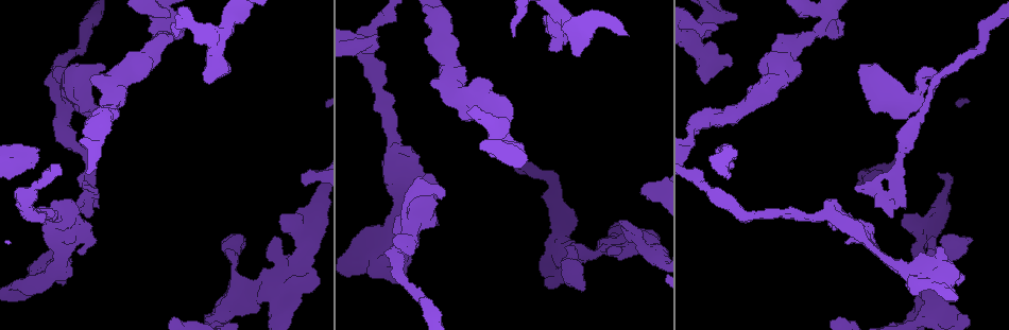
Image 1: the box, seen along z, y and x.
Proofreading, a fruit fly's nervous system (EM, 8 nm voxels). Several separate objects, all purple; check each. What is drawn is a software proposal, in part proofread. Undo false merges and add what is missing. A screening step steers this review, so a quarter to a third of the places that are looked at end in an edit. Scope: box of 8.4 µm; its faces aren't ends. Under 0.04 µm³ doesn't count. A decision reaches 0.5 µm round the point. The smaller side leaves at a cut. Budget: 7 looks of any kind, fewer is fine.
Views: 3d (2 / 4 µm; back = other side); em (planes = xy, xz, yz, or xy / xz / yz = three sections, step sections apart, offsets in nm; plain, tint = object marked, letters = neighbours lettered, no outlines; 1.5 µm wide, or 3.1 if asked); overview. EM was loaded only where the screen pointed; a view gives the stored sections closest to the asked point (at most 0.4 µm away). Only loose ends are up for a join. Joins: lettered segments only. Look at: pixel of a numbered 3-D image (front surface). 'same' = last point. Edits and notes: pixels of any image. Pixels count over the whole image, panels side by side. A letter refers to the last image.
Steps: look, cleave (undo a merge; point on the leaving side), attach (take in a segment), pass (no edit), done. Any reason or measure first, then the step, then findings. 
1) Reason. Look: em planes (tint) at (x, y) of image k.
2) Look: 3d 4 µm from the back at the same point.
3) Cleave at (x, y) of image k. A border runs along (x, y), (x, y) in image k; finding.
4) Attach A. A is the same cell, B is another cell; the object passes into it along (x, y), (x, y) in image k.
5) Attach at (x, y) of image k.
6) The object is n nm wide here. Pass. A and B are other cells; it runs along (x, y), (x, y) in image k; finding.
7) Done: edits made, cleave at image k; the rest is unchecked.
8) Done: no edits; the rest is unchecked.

Branch stops here. Look: 3d 4 µm from the back at (514, 35) of image 1.

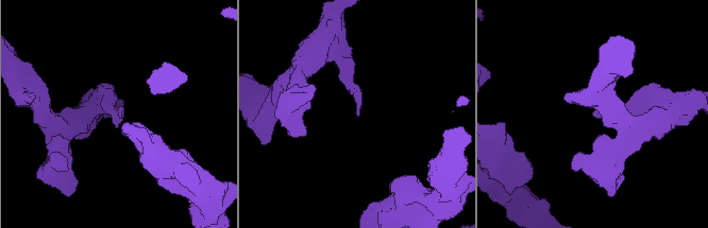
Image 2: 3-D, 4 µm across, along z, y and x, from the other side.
Now the EM. Look: em xz step 4 (tint) at (357, 115) of image 2.

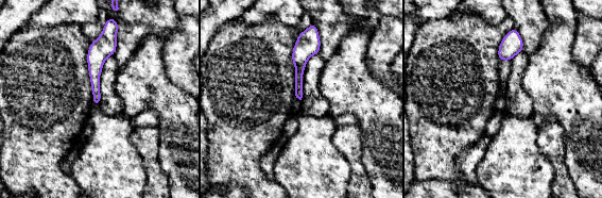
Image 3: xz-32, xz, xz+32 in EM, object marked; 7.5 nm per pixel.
Another direction. Look: em planes (letters) at the same point.

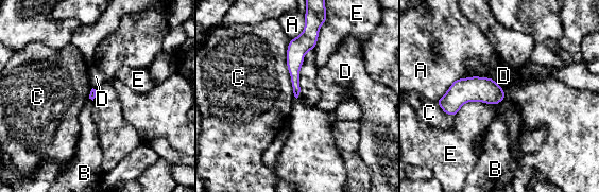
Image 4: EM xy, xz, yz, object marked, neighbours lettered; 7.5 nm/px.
The longest contact is with C, 460 nm. Pass. A, B, C, D and E are other cells; no lettered segment goes on from it.

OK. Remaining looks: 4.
Free end. Look: em planes (letters) at (905, 214) of image 1.

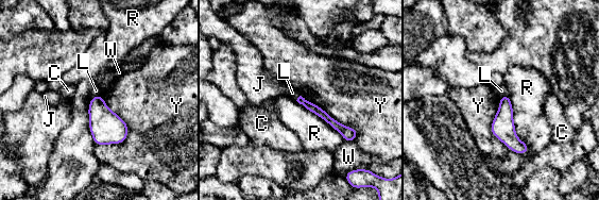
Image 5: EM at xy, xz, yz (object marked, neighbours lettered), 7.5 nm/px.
The longest contact is with R, 480 nm. Pass. C, J, L, R, W and Y are other cells; it runs along (301, 100), (353, 135) in image 5; none of them fits.

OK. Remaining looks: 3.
Free end. Look: 3d 2 µm at (961, 276) of image 1.

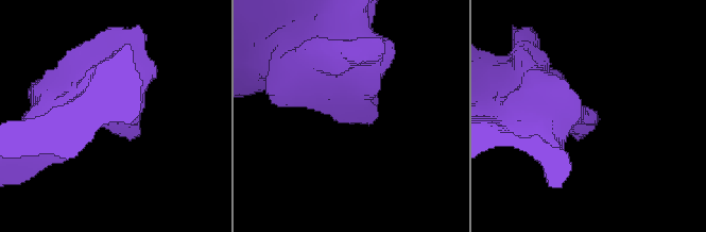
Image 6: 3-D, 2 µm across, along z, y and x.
Now the EM. Look: em xy step 4 (letters) at (374, 118) of image 6.

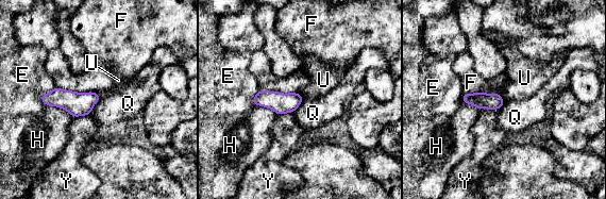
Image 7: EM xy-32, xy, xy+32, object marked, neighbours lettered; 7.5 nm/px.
Another direction. Look: em planes (letters) at the same point.

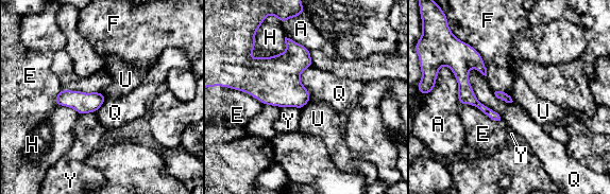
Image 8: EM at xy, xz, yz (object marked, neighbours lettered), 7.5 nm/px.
The longest contact is with Q, 460 nm. Pass. A, E, F, H, Q, U and Y are other cells; a border runs along (471, 66), (473, 93), (501, 119) in image 8; no lettered segment goes on from it.

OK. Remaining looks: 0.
Done: no edits; the rest is unchecked.

